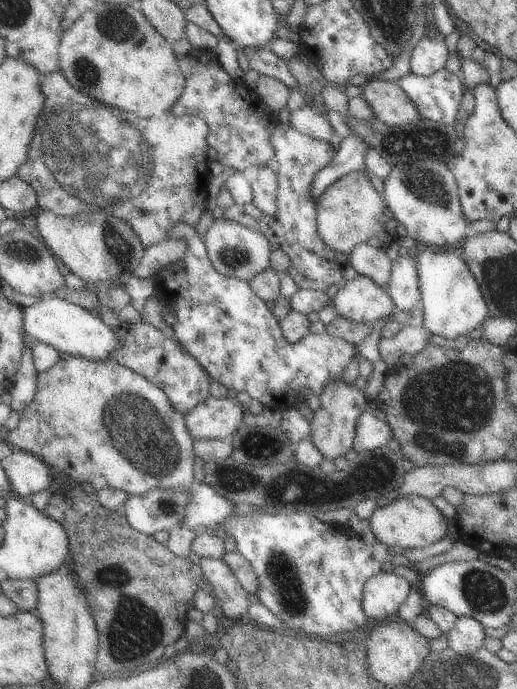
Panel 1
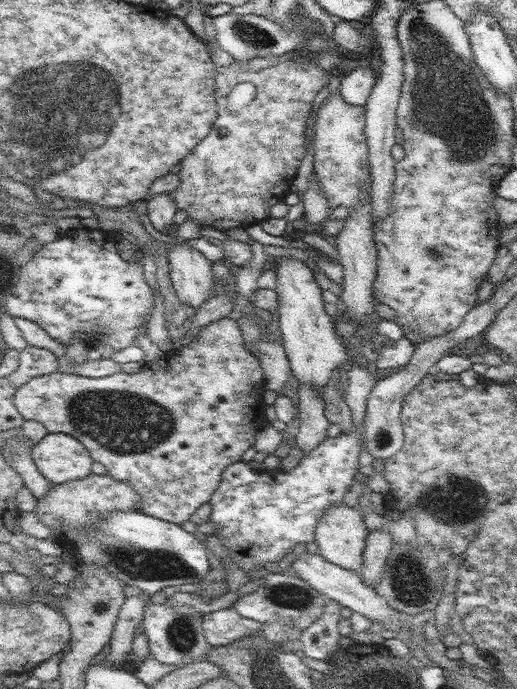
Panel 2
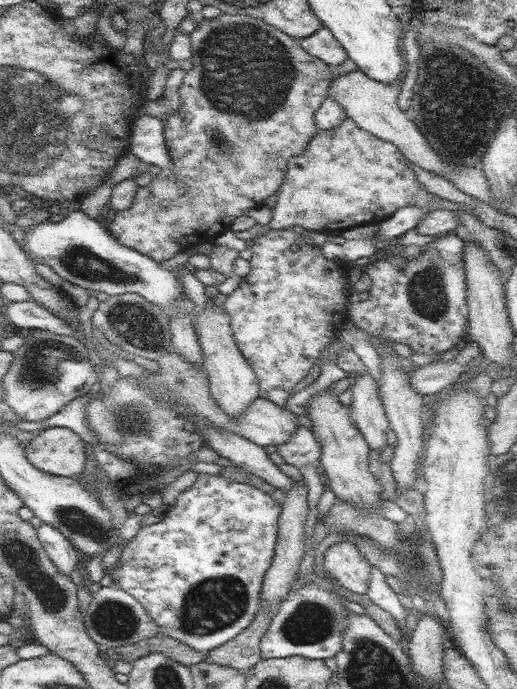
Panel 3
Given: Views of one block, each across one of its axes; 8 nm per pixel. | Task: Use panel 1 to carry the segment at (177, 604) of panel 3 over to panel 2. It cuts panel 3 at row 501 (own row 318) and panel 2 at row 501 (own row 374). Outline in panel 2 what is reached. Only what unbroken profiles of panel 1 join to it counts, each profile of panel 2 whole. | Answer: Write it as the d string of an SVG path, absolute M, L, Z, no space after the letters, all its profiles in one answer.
M352 426L351 432L333 432L327 440L324 440L322 444L316 450L310 452L310 454L306 454L303 456L302 460L300 460L300 464L294 468L294 470L290 470L290 472L273 472L267 469L263 470L252 470L249 465L243 463L242 461L236 462L234 465L228 465L227 468L224 469L224 473L222 473L222 481L220 481L220 485L218 489L214 492L214 495L210 498L210 503L212 505L212 514L210 515L209 521L216 522L222 526L218 533L214 533L214 535L218 535L218 538L223 542L222 548L224 548L224 552L228 554L228 558L238 566L238 570L242 570L246 572L256 572L264 568L266 563L279 563L284 557L289 556L291 551L295 548L297 544L308 544L310 541L315 540L315 528L318 519L326 512L326 509L329 506L343 503L344 495L350 490L351 486L355 483L354 476L357 472L359 472L359 458L360 453L363 448L362 441L360 441L360 429L358 427Z

